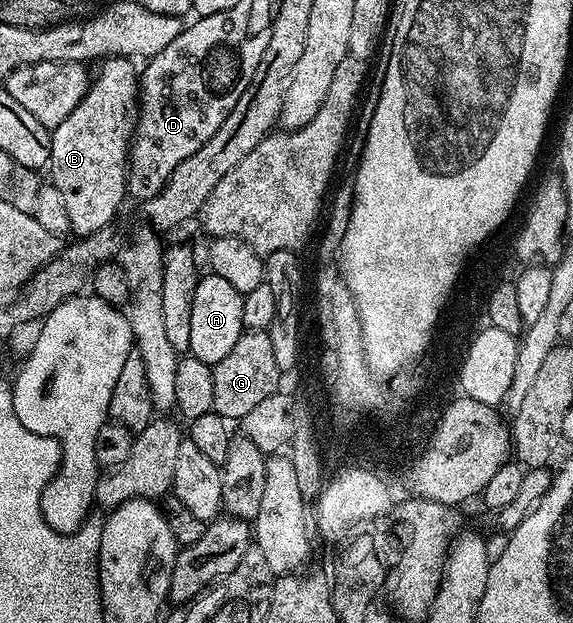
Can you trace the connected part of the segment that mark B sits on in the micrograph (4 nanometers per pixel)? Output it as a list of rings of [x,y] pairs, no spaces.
[[[124,56],[103,59],[96,75],[90,81],[90,88],[84,94],[80,106],[60,122],[50,133],[49,183],[60,190],[68,210],[70,232],[75,237],[85,238],[109,229],[114,214],[128,196],[128,161],[132,137],[136,132],[136,117],[140,112],[140,72],[135,61]]]

